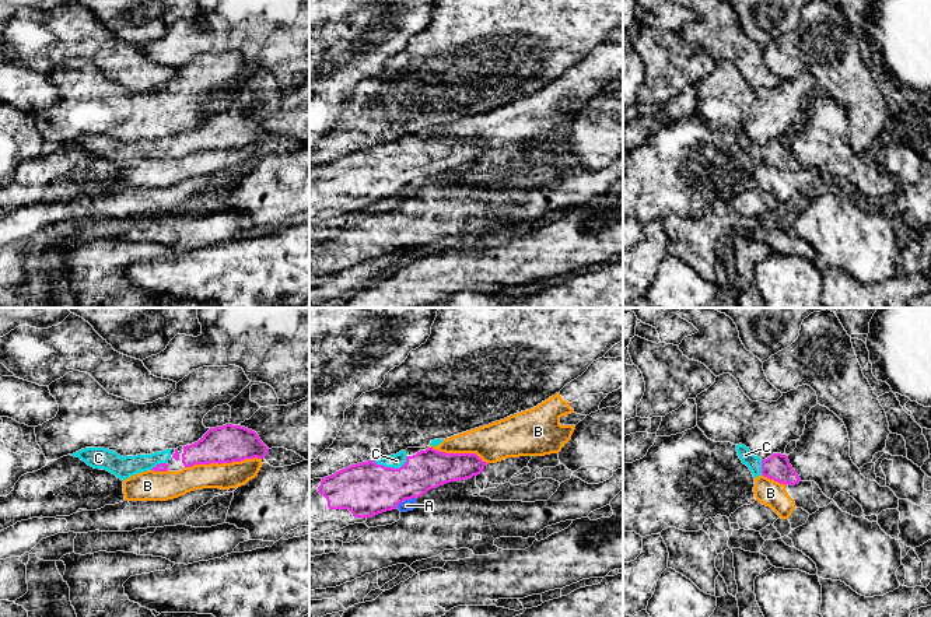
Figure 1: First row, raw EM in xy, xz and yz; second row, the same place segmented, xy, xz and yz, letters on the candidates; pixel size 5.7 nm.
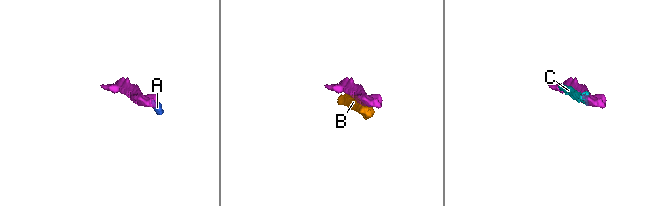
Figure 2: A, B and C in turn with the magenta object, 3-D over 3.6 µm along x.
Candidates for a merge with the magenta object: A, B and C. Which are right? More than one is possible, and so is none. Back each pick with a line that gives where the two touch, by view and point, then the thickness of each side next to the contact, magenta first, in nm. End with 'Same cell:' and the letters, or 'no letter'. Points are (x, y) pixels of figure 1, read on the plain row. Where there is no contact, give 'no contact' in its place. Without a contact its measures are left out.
C: meets magenta in xz at (392, 154); 300 nm thick on the magenta side, 80 nm on the other
Same cell: C

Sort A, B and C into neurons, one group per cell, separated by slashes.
A B / C

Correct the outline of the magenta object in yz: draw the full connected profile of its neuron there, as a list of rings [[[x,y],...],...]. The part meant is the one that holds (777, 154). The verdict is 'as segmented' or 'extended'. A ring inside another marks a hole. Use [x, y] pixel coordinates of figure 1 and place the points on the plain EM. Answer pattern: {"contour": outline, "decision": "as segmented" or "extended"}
{"contour": [[[773,140],[770,144],[762,147],[762,162],[785,172],[795,172],[801,168],[790,151],[788,143],[781,140]]], "decision": "as segmented"}

